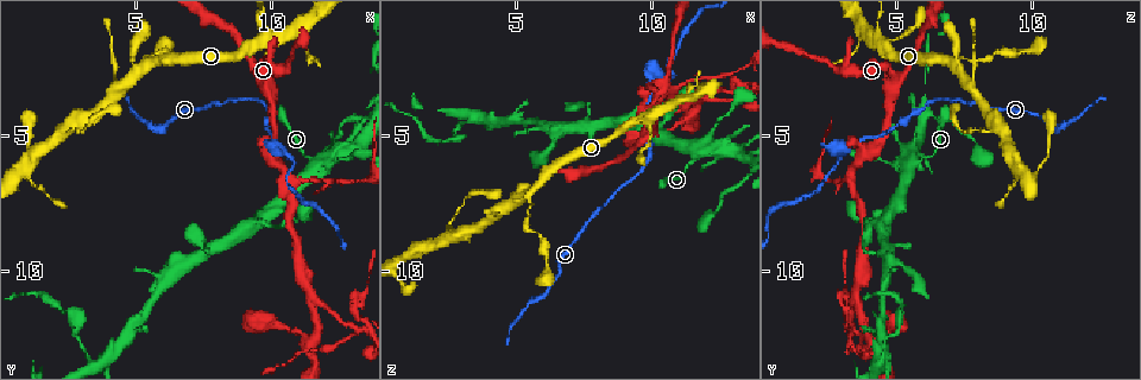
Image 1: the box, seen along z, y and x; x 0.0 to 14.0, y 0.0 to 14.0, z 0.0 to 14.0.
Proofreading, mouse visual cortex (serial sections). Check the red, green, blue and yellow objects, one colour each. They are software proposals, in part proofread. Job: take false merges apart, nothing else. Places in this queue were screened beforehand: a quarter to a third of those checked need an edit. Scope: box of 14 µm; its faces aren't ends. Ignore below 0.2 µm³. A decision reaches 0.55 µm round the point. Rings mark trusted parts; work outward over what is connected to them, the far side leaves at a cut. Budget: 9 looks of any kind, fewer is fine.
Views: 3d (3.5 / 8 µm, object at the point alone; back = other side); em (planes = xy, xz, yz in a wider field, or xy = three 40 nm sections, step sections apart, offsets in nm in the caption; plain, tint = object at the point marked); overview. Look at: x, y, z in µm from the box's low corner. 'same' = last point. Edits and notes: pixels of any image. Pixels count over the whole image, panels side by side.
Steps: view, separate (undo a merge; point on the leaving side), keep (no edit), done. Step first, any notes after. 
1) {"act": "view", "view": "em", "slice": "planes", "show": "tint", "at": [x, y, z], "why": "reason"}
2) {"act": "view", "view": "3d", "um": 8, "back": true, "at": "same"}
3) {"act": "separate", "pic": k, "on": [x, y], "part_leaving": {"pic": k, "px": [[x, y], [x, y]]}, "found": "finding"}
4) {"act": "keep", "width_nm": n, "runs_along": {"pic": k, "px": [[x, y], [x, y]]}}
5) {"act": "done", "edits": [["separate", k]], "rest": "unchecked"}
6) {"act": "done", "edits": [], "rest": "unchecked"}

{"act": "view", "view": "3d", "um": 8, "at": [9.6, 2.8, 5.2], "why": "abrupt turn"}

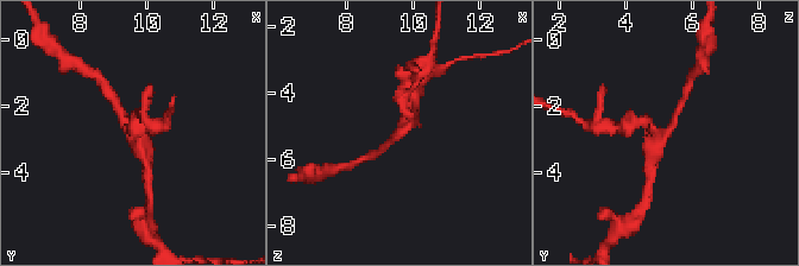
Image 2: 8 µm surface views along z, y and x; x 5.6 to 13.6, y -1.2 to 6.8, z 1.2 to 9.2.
{"act": "view", "view": "em", "slice": "xy", "step": 2, "show": "tint", "at": [9.6, 2.8, 5.2], "arms": 3, "arm_widths_nm": [200, 250, 450]}

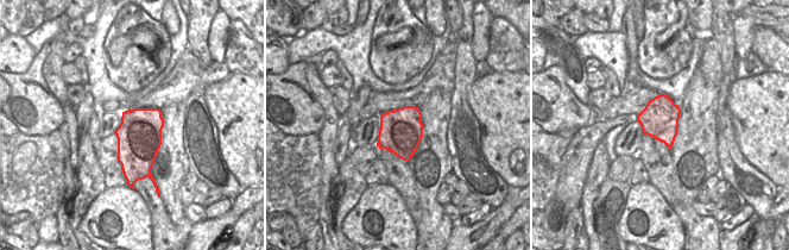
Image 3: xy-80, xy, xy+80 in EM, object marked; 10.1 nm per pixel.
{"act": "keep", "runs_along": {"pic": 2, "px": [[403, 111], [411, 124], [384, 146]]}, "found": "all the same cell"}

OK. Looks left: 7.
{"act": "view", "view": "3d", "um": 3.5, "at": [11.6, 6.7, 3.0], "why": "narrows sharply"}

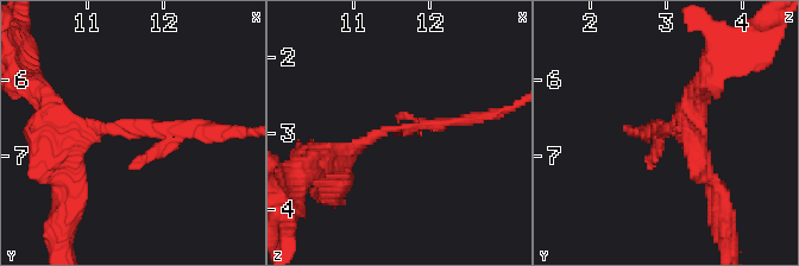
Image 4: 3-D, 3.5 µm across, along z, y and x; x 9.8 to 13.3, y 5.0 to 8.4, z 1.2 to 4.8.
{"act": "view", "view": "em", "slice": "xy", "step": 2, "show": "tint", "at": [11.50, 6.60, 3.00], "why": "shape alone is not enough"}

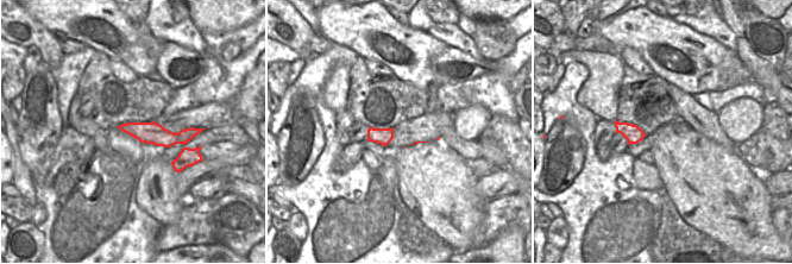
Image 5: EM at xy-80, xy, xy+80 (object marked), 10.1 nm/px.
{"act": "view", "view": "em", "slice": "xy", "step": 1, "show": "tint", "at": "same"}

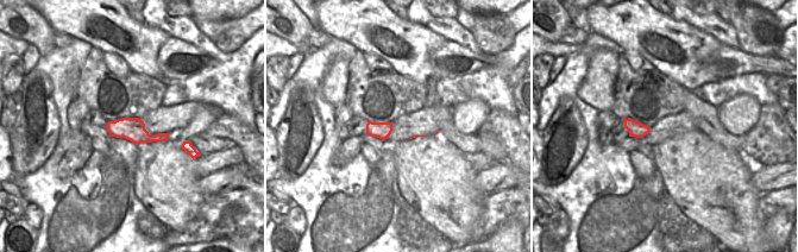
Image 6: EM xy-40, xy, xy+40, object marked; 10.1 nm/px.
{"act": "keep", "runs_along": {"pic": 4, "px": [[318, 158], [384, 131], [471, 119]]}, "found": "continuous, no second cell"}

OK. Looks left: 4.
{"act": "view", "view": "3d", "um": 3.5, "at": [10.0, 5.4, 3.4], "why": "calibre changes"}

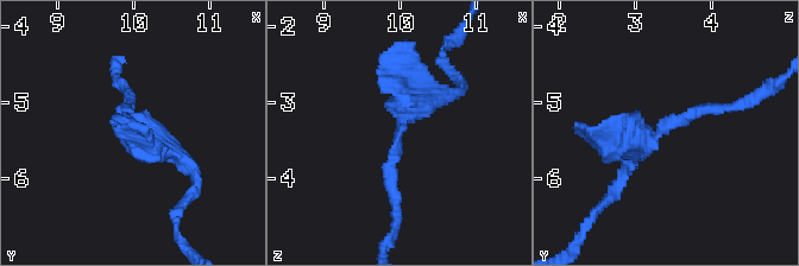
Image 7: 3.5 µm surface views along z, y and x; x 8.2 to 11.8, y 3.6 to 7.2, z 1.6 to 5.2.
{"act": "view", "view": "em", "slice": "xy", "step": 5, "show": "tint", "at": [10.05, 5.35, 3.35]}

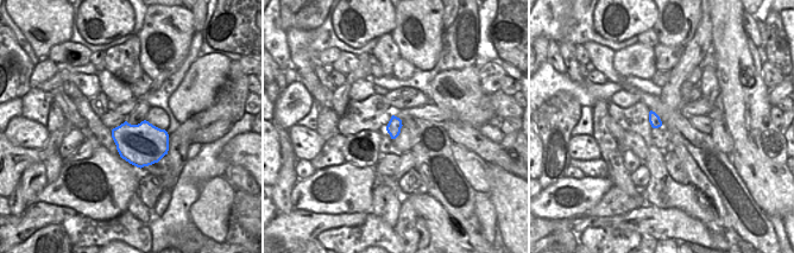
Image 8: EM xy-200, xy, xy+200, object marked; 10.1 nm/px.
{"act": "keep", "runs_along": {"pic": 7, "px": [[396, 198], [403, 115], [454, 95]]}, "found": "continuous, no second cell"}

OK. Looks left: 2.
{"act": "view", "view": "3d", "um": 3.5, "at": [11.4, 10.8, 3.5], "why": "side arm on a straight run"}

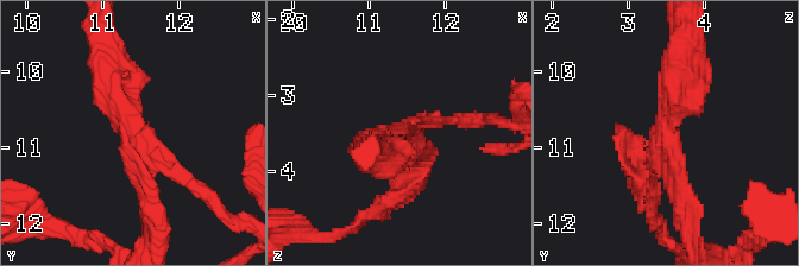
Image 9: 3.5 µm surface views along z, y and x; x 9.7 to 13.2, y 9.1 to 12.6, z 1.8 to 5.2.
{"act": "view", "view": "em", "slice": "xy", "step": 5, "show": "tint", "at": [11.40, 10.80, 3.50], "arms": 3, "arm_widths_nm": [200, 200, 350], "why": "now the EM"}

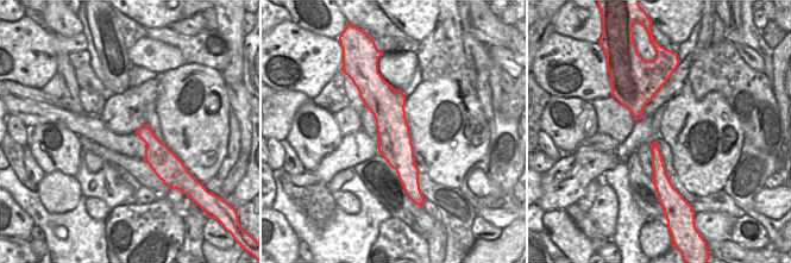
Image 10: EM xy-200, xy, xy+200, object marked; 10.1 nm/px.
{"act": "separate", "pic": 9, "on": [457, 116], "part_leaving": {"pic": 9, "px": [[414, 124], [417, 120], [497, 120]]}, "found": "two cells meet here"}

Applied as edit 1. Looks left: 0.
{"act": "done", "edits": [["separate", 9]], "rest": "unchecked"}

